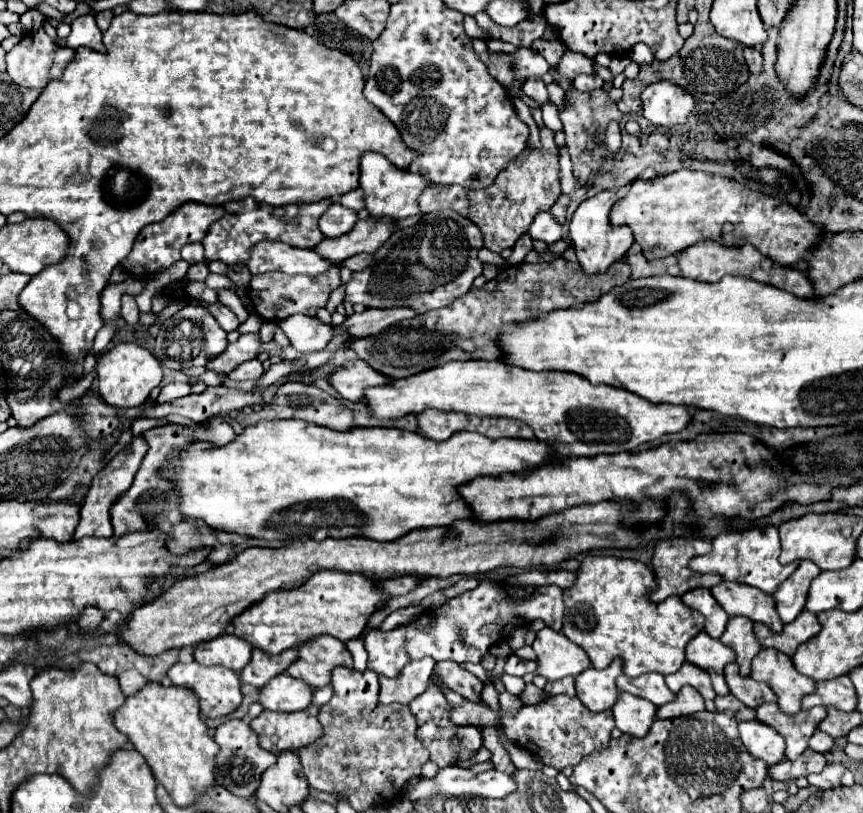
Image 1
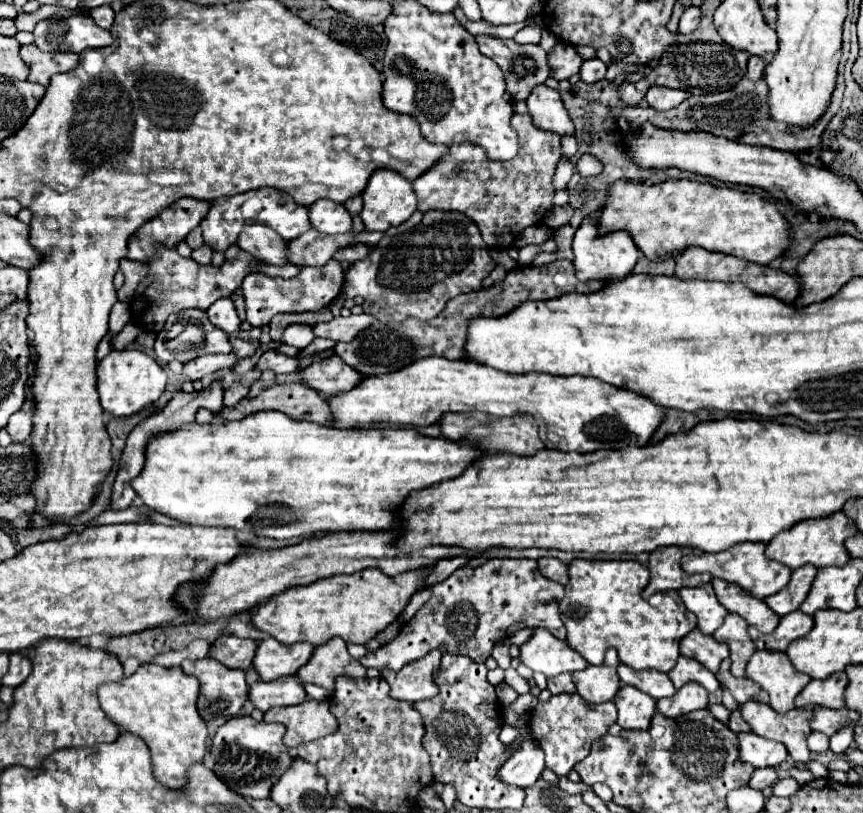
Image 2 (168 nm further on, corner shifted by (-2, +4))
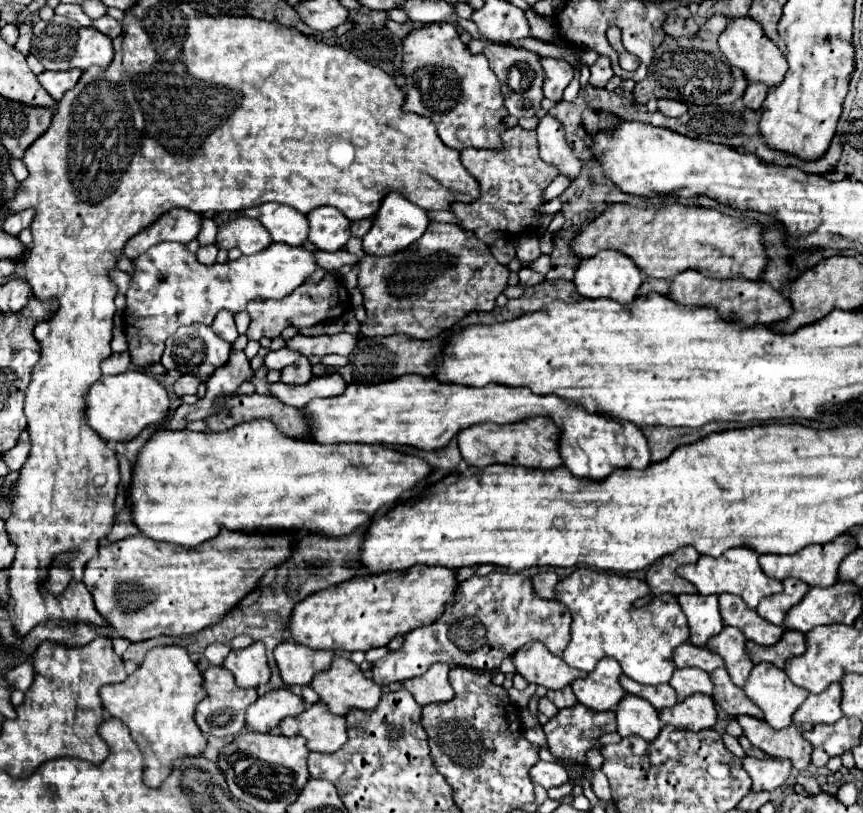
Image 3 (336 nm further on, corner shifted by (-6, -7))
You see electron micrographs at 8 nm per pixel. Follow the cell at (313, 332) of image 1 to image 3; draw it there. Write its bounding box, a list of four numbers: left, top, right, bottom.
[265,346,299,370]

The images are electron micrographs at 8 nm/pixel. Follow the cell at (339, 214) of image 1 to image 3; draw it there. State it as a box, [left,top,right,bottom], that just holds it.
[307,206,351,252]

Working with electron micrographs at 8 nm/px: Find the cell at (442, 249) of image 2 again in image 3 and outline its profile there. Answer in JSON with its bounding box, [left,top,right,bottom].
[359,222,509,340]

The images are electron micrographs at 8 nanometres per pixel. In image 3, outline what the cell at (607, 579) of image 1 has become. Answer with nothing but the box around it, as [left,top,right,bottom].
[557,568,689,684]

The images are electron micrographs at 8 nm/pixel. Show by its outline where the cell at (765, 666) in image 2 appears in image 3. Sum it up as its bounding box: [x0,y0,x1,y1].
[743,664,809,730]

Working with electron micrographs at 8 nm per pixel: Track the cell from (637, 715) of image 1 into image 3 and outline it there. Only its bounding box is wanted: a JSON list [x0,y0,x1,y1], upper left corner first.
[615,694,663,740]

